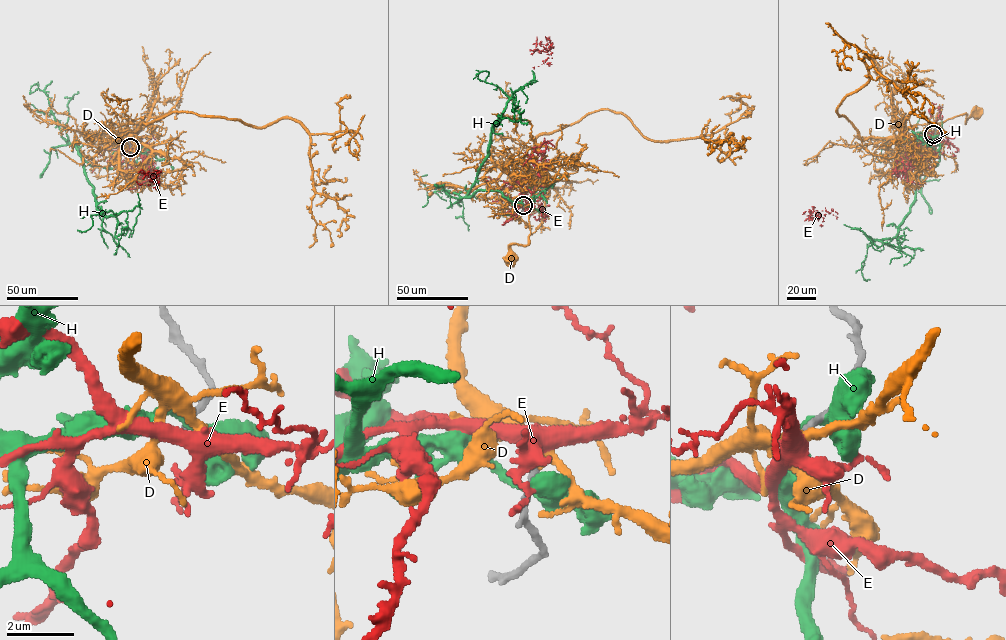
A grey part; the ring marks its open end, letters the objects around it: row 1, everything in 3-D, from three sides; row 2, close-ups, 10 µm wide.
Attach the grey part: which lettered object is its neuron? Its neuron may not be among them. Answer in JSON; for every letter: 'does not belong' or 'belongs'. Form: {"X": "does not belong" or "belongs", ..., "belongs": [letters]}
{"D": "belongs", "E": "does not belong", "H": "does not belong", "belongs": ["D"]}

